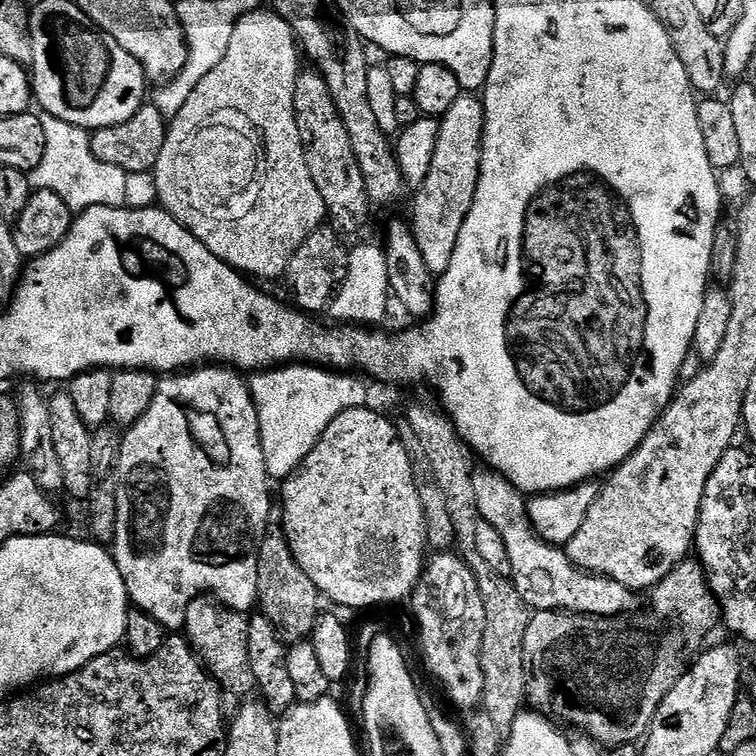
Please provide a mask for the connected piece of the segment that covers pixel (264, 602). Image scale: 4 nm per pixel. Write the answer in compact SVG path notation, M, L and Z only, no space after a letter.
M272 526L264 534L264 540L258 550L258 601L259 611L272 623L281 637L292 642L300 642L311 637L312 627L316 625L316 599L318 593L314 582L298 566L284 536L283 527Z

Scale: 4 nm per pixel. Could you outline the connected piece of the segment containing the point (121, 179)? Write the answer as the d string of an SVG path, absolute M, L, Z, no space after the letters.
M48 113L39 115L45 134L46 148L42 161L29 173L33 189L50 190L58 194L74 212L81 212L94 206L106 205L111 208L124 206L127 173L120 167L110 166L93 156L91 137L83 129L62 122Z

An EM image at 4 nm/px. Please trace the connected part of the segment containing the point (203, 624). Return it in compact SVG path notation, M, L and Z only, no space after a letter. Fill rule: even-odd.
M215 598L192 600L184 615L183 635L192 651L200 657L213 680L225 693L253 691L250 658L246 650L249 617L228 608Z

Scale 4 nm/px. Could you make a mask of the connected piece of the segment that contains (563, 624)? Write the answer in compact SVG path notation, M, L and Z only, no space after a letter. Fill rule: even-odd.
M695 559L682 561L670 574L666 574L666 578L651 589L650 596L652 609L639 614L581 616L567 612L533 611L524 639L524 695L527 707L561 725L569 724L576 728L572 730L608 750L643 741L658 706L662 706L662 698L666 698L678 678L684 675L690 657L715 630L716 620L718 624L718 605L709 590L708 575Z

